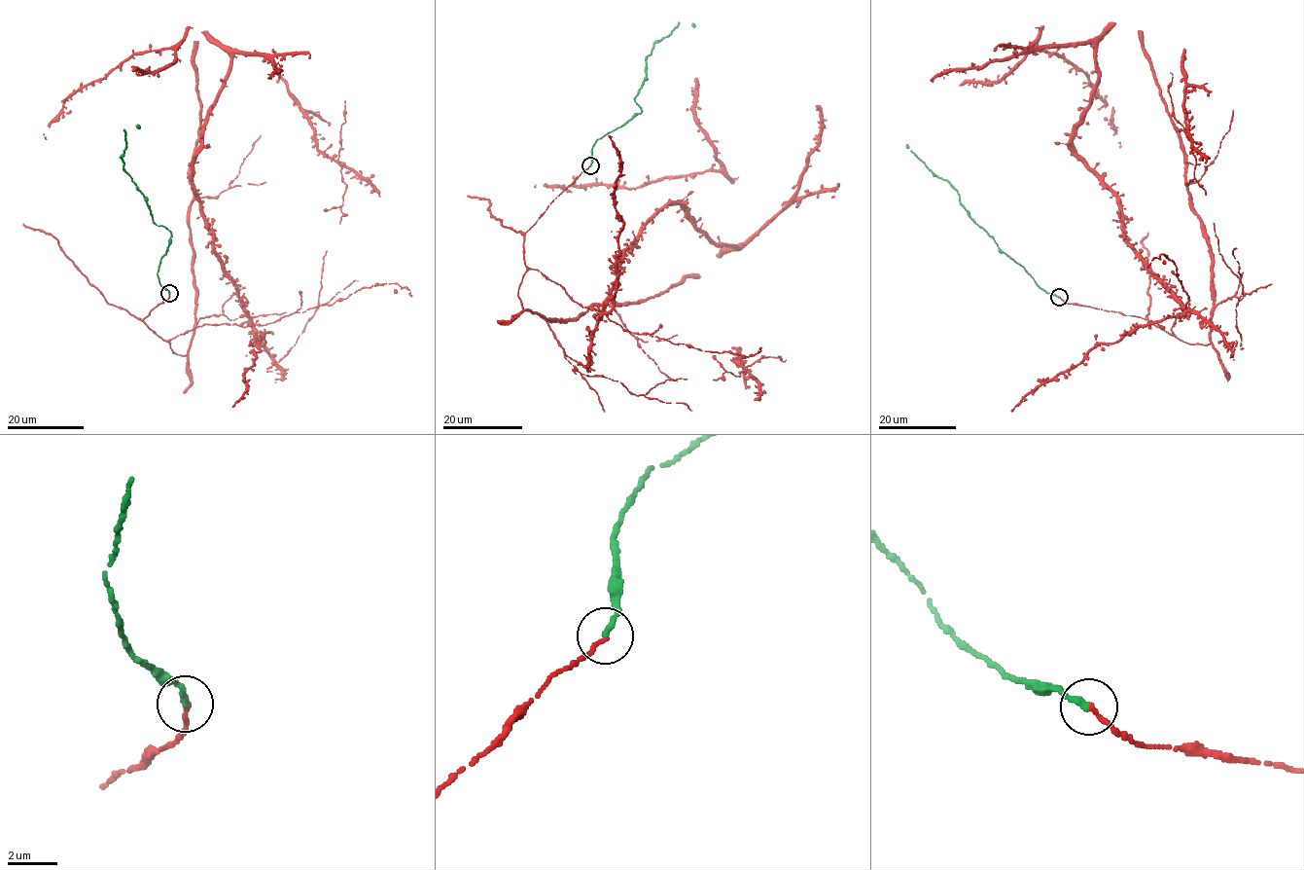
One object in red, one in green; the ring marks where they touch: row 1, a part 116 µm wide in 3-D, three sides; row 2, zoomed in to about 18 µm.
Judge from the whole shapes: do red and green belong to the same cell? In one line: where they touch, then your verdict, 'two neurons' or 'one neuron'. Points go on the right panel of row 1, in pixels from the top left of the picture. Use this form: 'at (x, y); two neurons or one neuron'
at (1059, 297); one neuron

